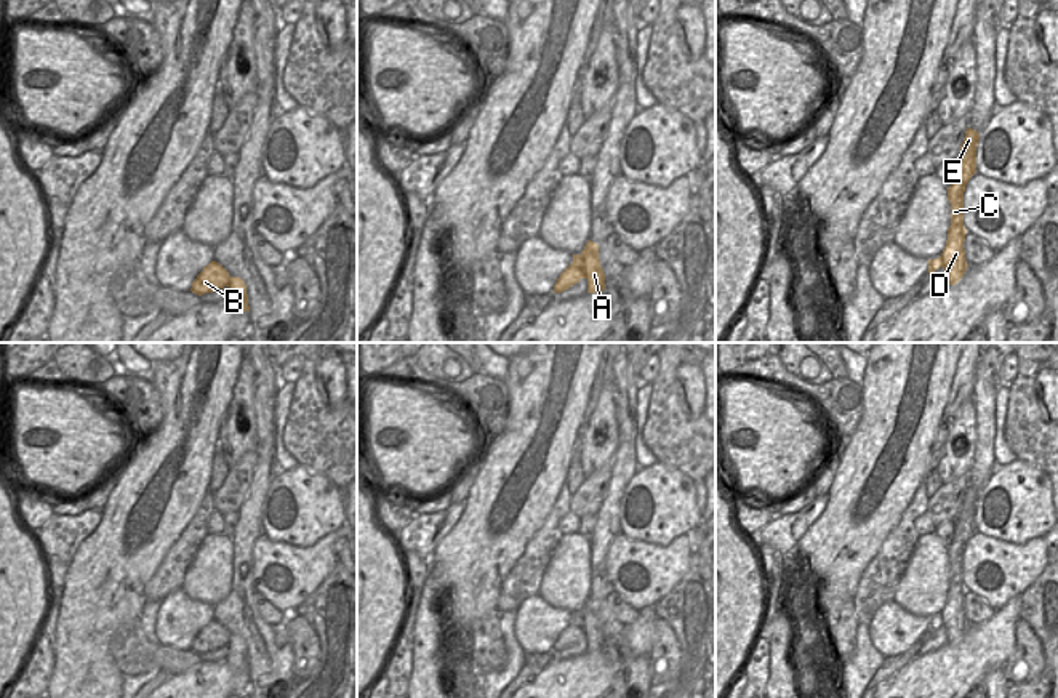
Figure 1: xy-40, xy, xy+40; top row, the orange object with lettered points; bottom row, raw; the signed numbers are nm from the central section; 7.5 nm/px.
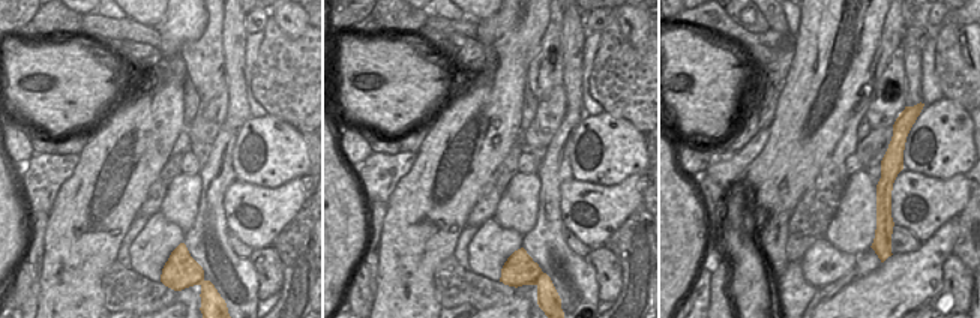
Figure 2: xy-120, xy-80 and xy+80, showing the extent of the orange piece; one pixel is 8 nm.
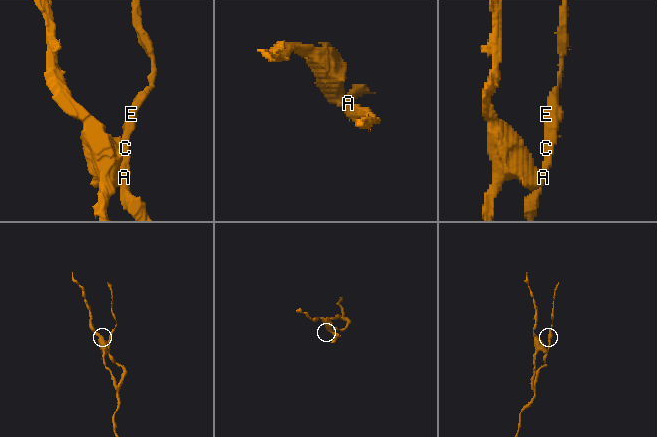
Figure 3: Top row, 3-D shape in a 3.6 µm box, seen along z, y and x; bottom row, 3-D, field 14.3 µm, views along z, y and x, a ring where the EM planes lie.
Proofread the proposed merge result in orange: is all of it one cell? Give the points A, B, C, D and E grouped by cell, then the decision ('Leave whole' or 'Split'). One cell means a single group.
Groups: A C D E / B. Split

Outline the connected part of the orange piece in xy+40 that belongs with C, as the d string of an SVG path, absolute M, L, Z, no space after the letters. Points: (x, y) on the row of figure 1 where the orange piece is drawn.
M968 126L960 146L960 154L954 160L952 183L948 187L948 200L951 203L951 226L948 229L946 247L940 256L943 269L948 275L948 285L956 285L968 267L964 250L967 234L964 226L964 192L970 178L976 173L978 141L978 131Z

